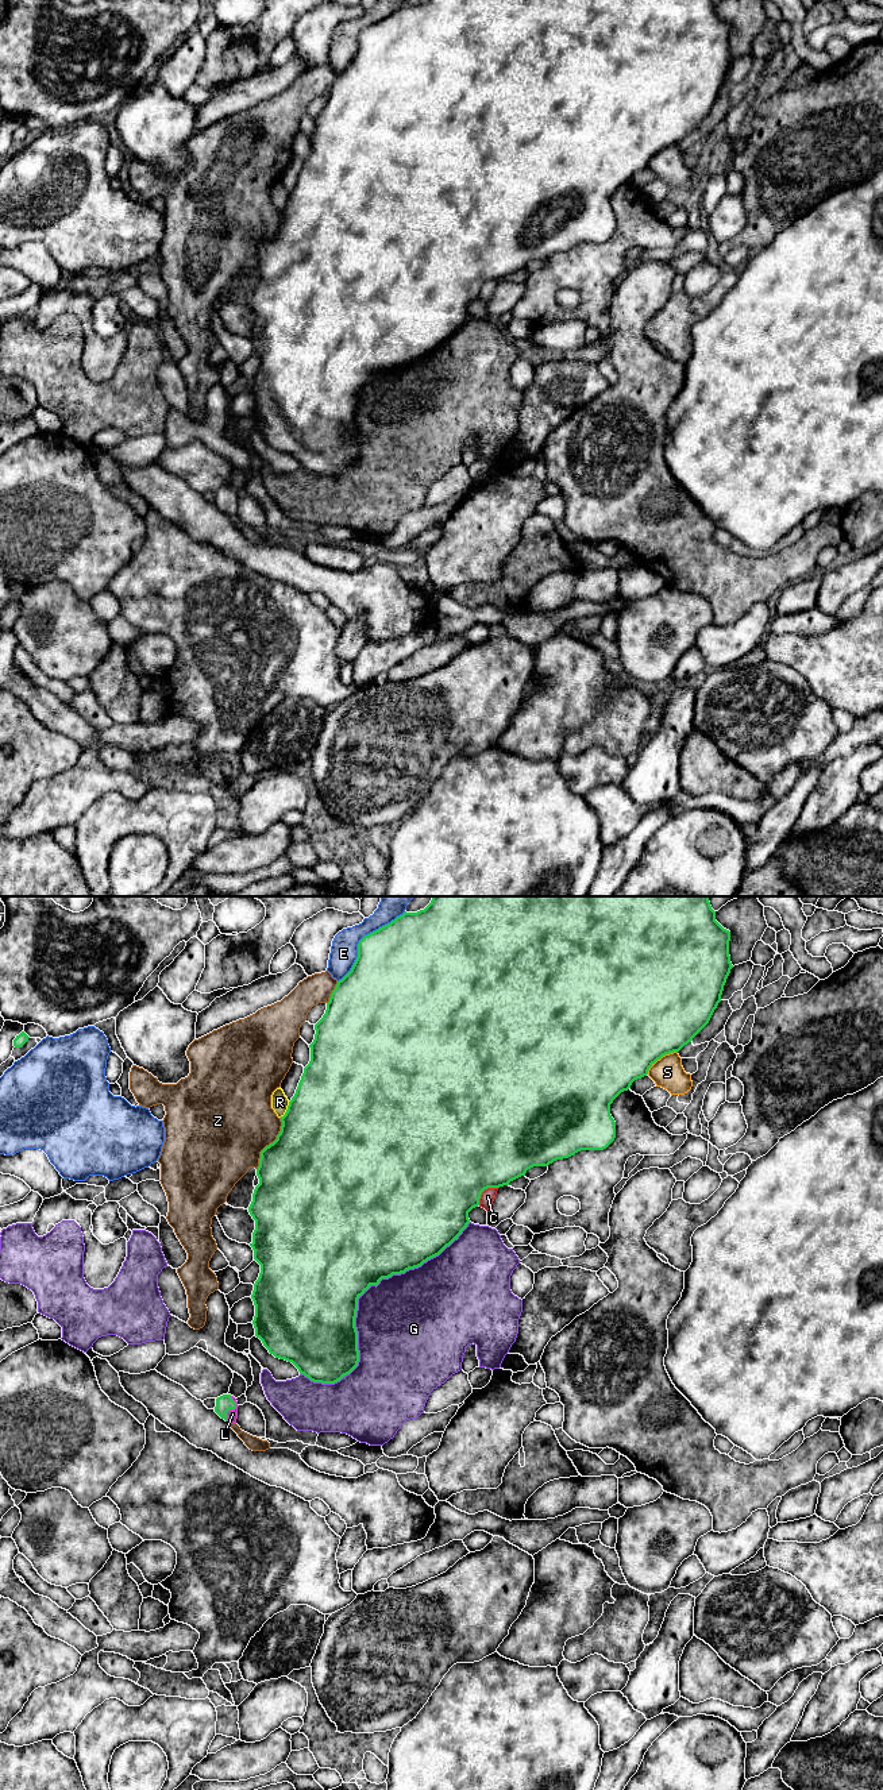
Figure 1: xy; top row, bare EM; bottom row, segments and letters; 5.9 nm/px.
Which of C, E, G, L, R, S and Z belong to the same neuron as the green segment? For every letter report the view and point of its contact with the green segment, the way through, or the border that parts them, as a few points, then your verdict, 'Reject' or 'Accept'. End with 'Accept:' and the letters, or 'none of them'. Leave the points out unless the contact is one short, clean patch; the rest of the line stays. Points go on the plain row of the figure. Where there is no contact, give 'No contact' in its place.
C: Touches green at xy (484, 282). Reject
E: Touches green at xy (362, 31). Reject
G: Touches green at xy (357, 397). Reject
L: Touches green at xy (232, 501). Accept
R: Touches green at xy (286, 203). Reject
S: Touches green at xy (660, 150). Reject
Z: Touches green at xy (270, 236). Reject
Accept: L

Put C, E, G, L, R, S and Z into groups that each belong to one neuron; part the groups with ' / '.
C / E / G / L / R / S / Z

